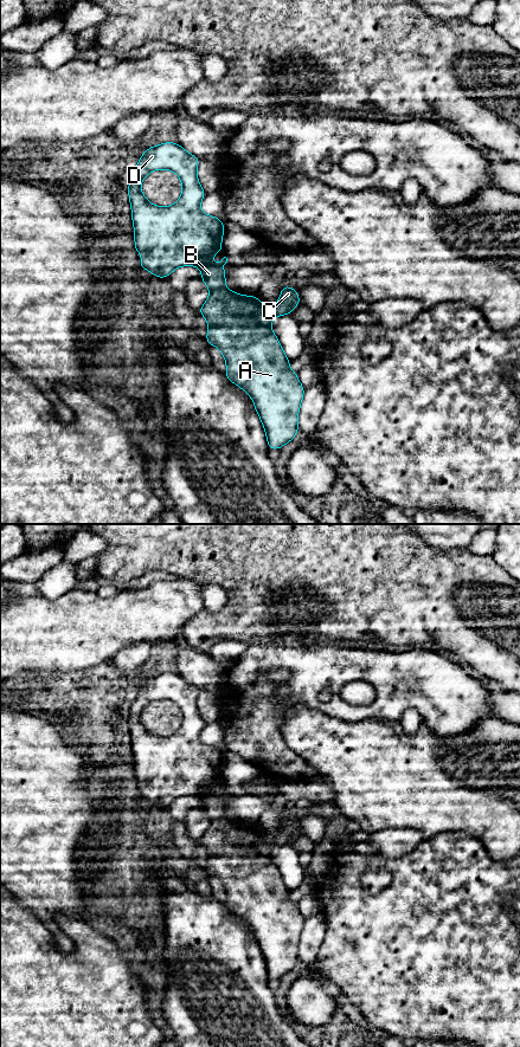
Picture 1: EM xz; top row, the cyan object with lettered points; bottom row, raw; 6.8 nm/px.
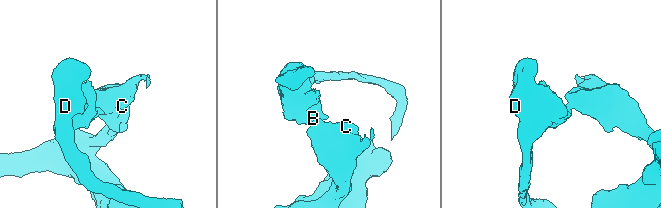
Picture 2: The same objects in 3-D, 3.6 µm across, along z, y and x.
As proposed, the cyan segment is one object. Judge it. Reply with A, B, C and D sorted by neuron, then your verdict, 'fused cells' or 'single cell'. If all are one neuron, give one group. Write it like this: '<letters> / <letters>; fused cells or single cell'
A C / B D; fused cells

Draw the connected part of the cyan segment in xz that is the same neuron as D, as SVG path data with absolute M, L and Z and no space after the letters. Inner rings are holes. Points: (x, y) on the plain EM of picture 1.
M179 673L149 677L129 709L128 724L135 782L142 784L140 797L167 808L180 796L197 796L201 799L201 810L213 820L226 815L223 797L227 788L219 794L211 791L214 783L224 781L224 751L200 741L206 722L197 706L199 691ZM158 699L175 703L182 712L179 730L168 737L150 733L141 722L143 709Z

